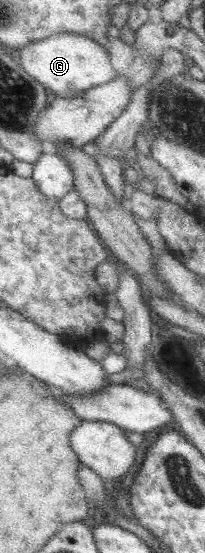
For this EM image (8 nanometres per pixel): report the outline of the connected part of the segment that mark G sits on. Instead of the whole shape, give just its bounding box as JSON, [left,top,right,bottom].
[17,34,118,100]

